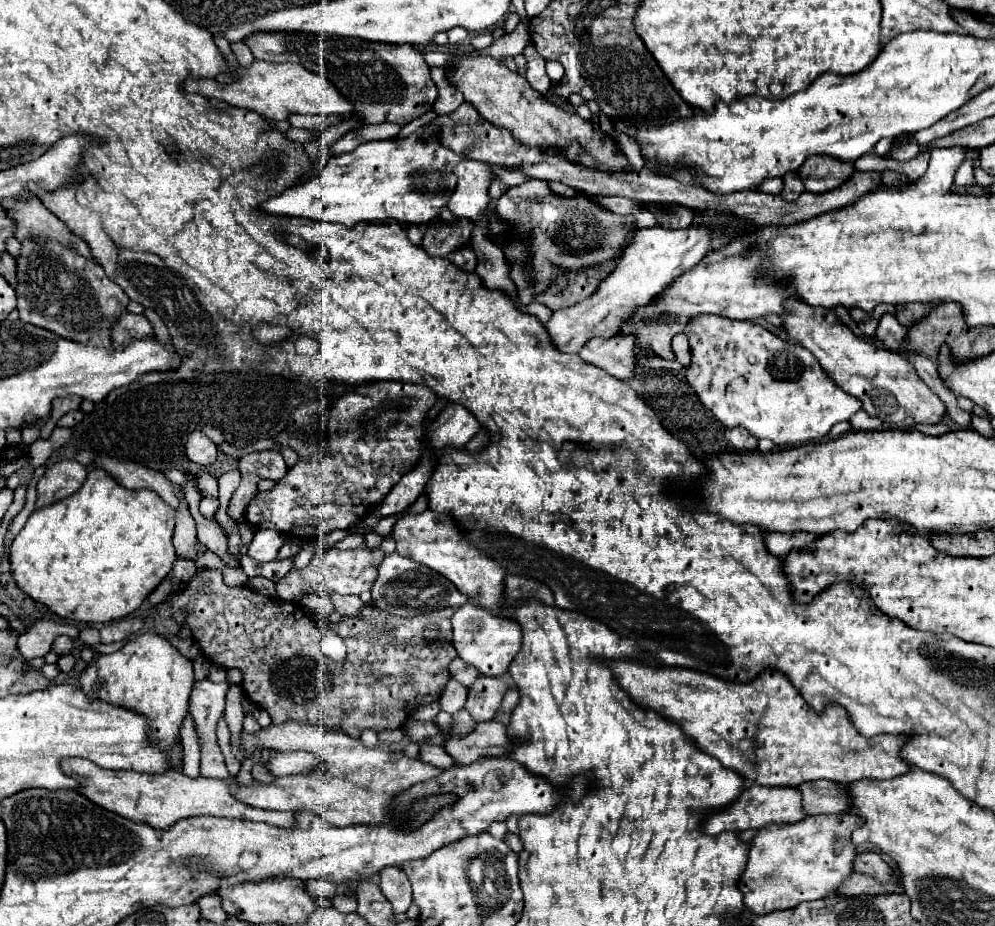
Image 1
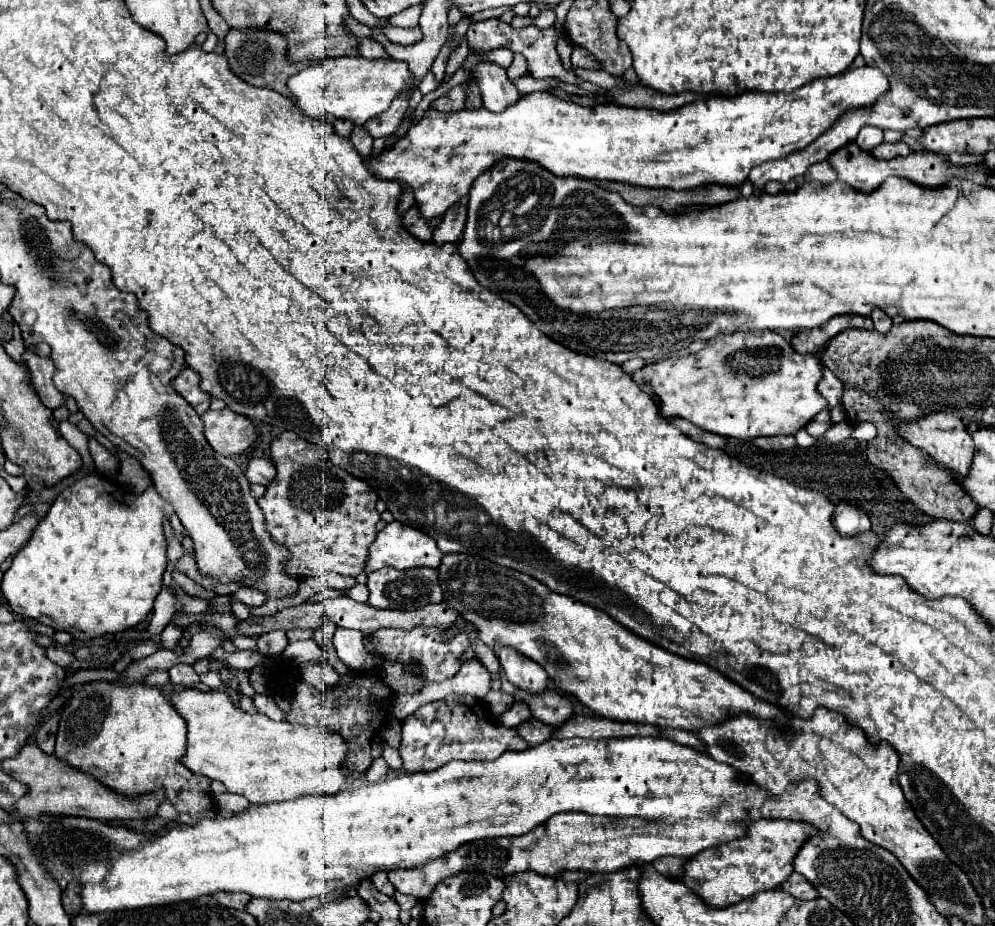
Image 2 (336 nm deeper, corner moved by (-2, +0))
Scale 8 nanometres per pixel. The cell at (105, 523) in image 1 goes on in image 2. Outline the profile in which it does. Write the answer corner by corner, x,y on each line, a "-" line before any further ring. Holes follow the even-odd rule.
85,476
73,488
59,494
49,514
37,524
27,546
17,552
11,568
3,574
1,594
11,610
23,618
33,618
53,630
69,632
77,640
93,640
103,634
123,632
141,624
153,610
167,568
167,544
163,518
173,514
173,506
163,500
153,486
141,496
115,492
107,480

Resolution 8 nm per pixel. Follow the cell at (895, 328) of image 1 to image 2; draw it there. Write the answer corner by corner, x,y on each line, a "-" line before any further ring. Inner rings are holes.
873,310
871,320
873,320
873,324
875,324
875,330
877,330
877,332
881,332
881,334
889,332
889,330
891,330
891,326
893,326
891,318
889,318
883,310

